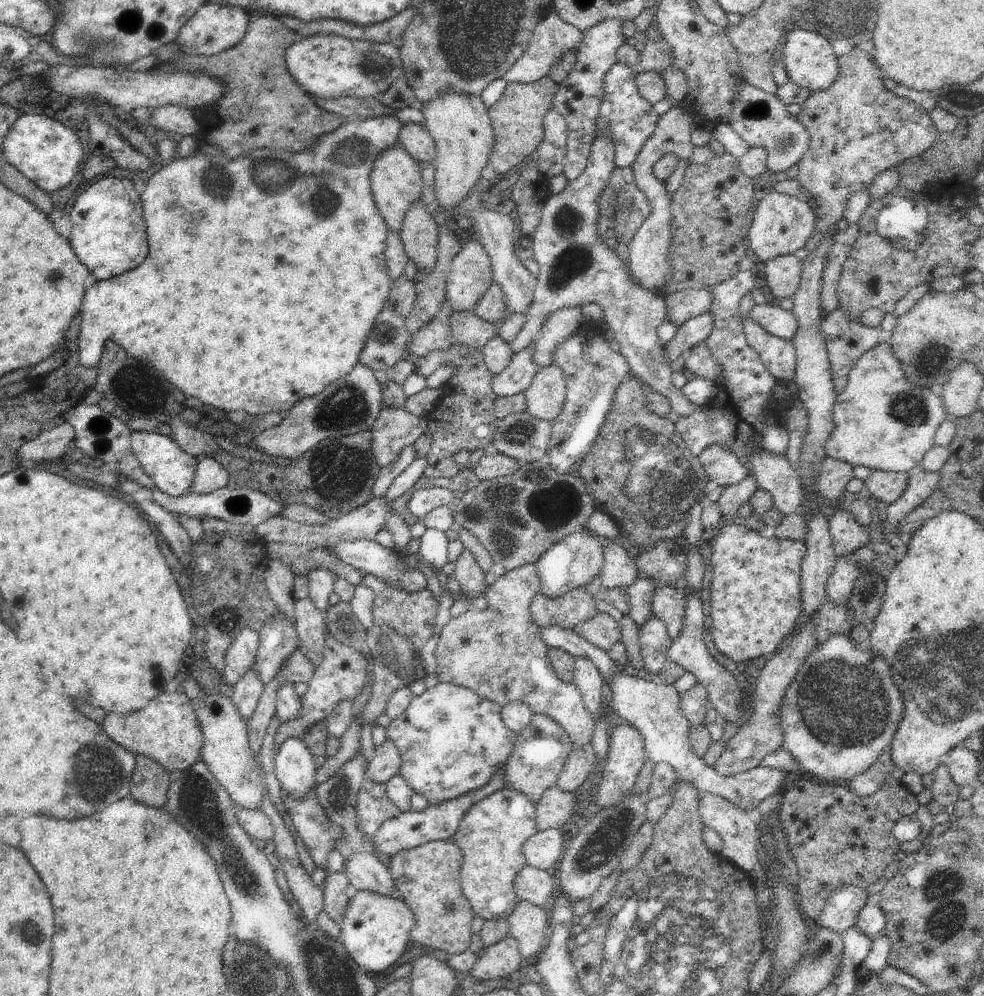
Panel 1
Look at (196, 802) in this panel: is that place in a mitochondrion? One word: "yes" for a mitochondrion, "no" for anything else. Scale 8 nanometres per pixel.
yes

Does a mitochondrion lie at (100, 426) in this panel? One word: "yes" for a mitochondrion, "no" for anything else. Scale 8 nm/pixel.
yes

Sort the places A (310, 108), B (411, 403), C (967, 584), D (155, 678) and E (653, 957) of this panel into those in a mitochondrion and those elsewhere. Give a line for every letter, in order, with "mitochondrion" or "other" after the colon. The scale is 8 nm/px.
A: other
B: other
C: other
D: mitochondrion
E: mitochondrion

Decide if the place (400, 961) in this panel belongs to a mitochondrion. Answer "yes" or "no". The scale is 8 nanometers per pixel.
no

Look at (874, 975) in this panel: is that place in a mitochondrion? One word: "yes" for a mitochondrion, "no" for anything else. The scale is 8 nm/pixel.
no

